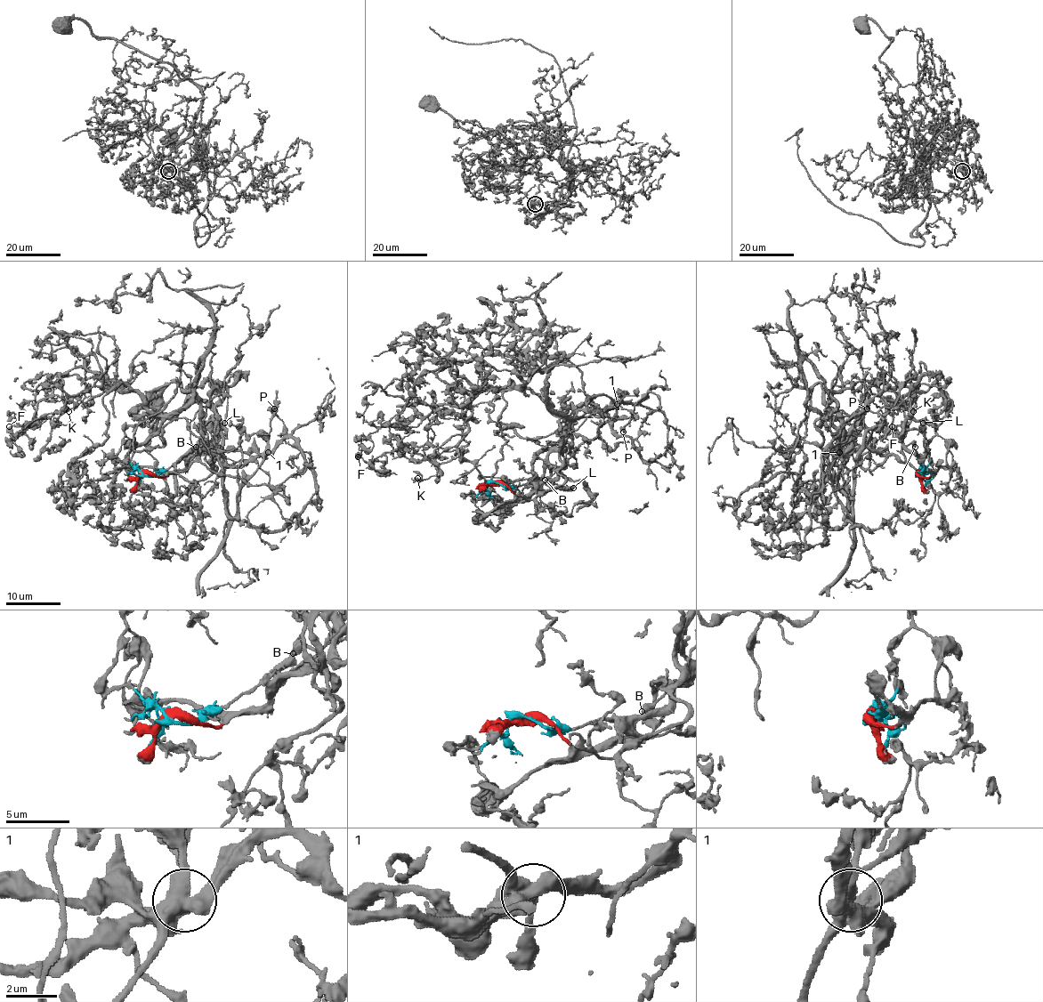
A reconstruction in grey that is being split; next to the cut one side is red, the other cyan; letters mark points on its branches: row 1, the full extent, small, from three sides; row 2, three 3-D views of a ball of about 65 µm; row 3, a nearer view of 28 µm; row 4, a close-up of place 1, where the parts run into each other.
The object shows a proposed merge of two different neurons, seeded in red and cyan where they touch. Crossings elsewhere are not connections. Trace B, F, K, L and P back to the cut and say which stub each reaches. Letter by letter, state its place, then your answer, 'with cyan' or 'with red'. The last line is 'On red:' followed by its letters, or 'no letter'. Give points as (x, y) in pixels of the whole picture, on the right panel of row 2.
B: place (915, 447); with red
F: place (892, 426); with cyan
K: place (913, 411); with cyan
L: place (923, 423); with red
P: place (867, 408); with cyan
On red: B, L

